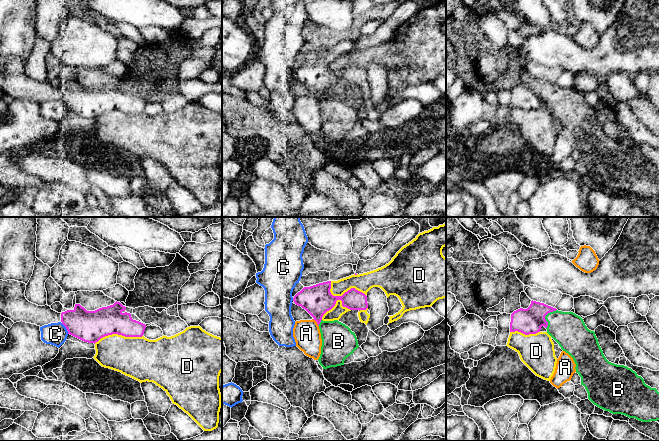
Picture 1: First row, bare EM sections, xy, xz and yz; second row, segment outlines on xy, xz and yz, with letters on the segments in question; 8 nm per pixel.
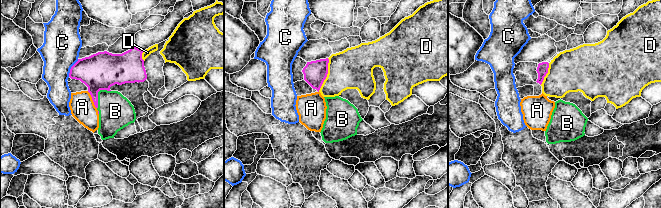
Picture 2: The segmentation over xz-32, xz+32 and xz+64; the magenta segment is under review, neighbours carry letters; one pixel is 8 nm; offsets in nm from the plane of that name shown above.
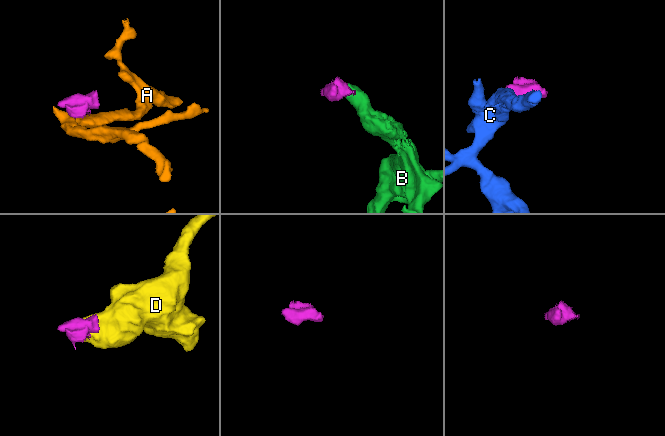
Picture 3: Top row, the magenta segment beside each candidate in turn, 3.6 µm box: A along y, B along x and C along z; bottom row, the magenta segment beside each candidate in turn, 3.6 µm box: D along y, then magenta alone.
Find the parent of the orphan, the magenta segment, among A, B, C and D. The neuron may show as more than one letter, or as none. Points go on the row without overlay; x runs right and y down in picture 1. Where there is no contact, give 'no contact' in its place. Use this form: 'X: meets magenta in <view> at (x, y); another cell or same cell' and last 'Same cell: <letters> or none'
A: meets magenta in xz at (316, 97); another cell
B: meets magenta in yz at (544, 93); same cell
C: meets magenta in xy at (66, 104); another cell
D: meets magenta in xy at (118, 110); another cell
Same cell: B

